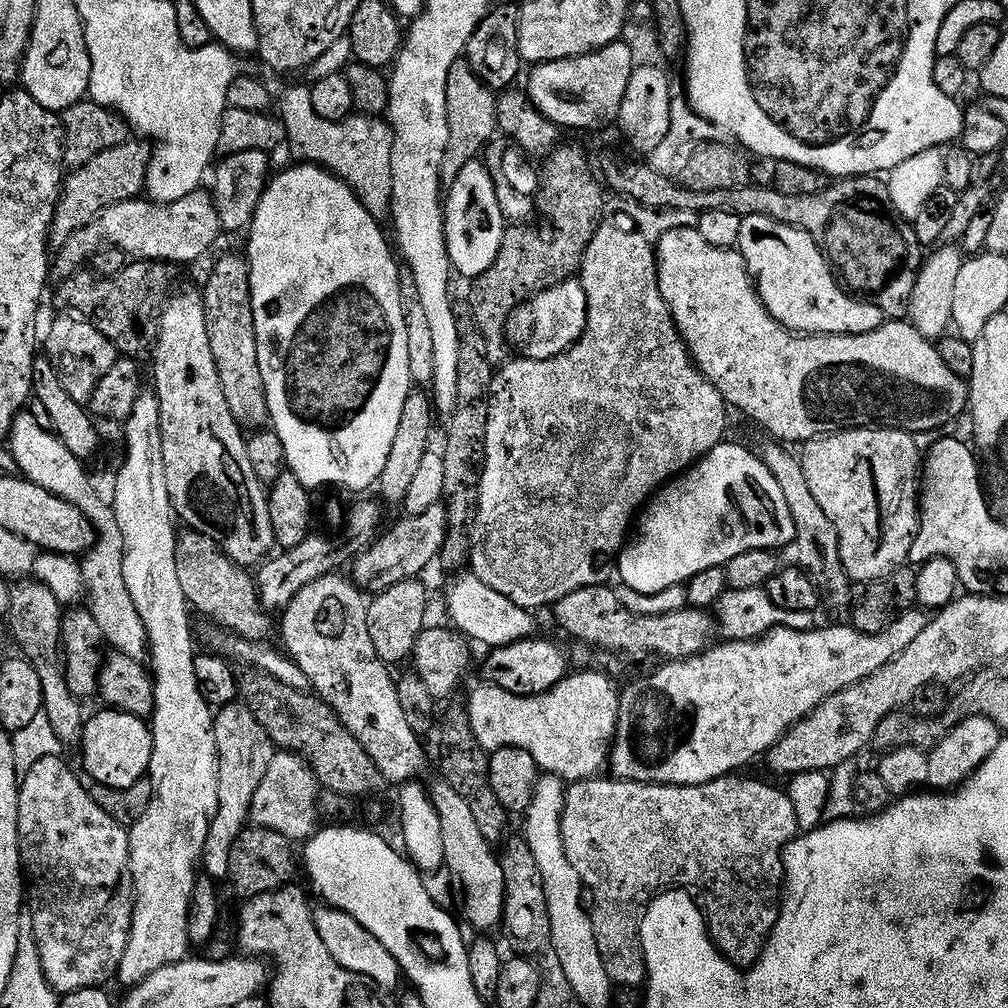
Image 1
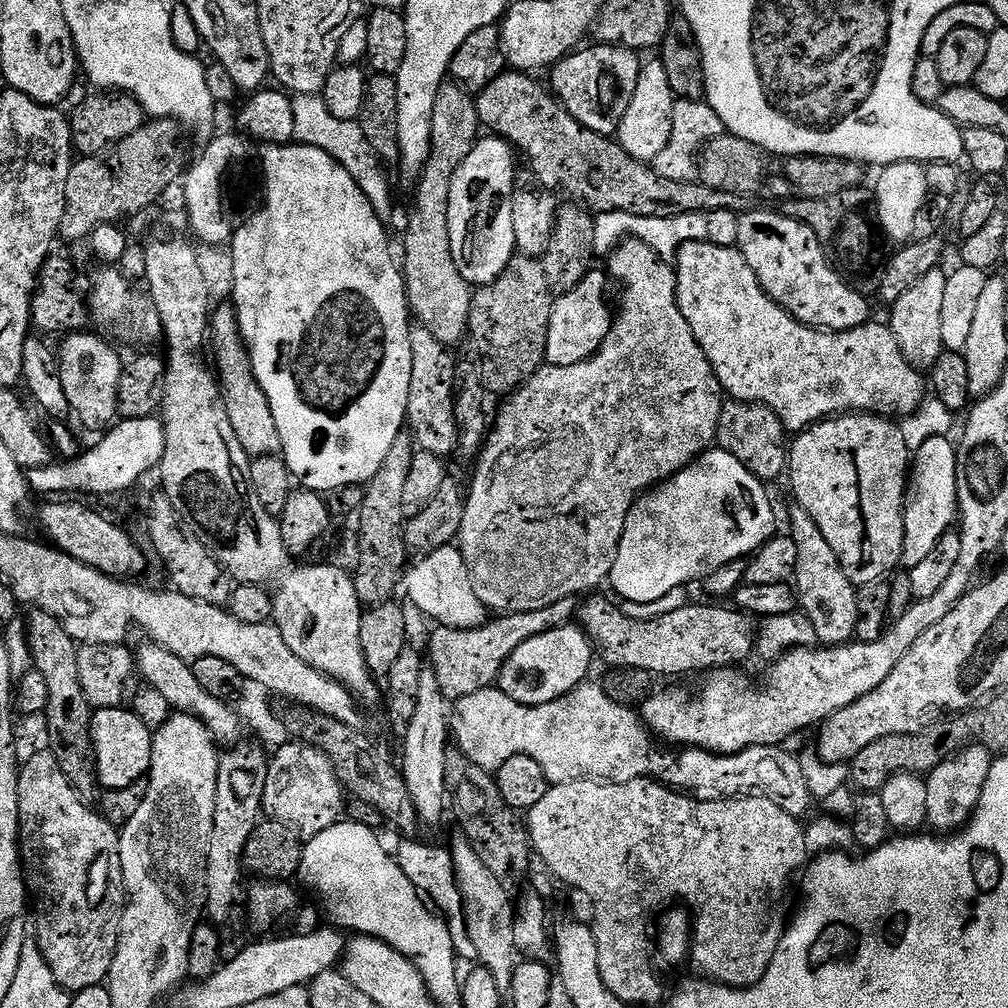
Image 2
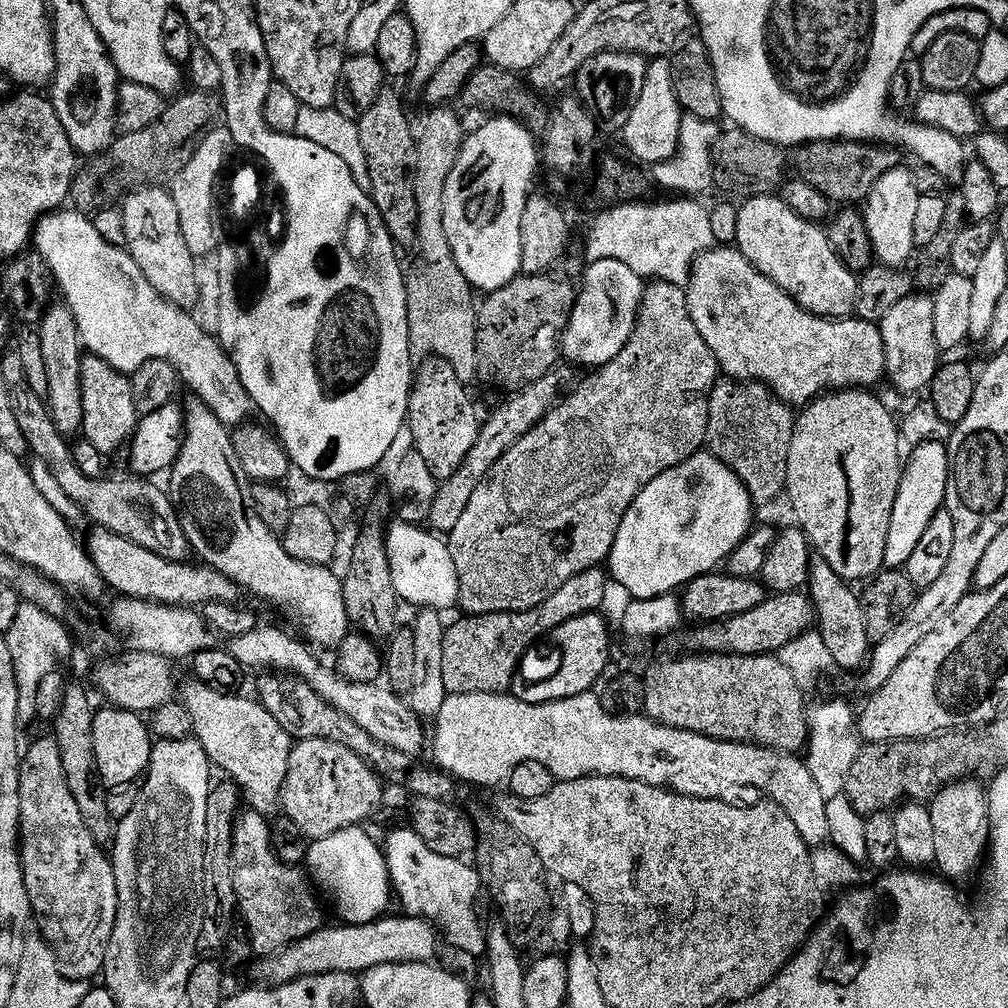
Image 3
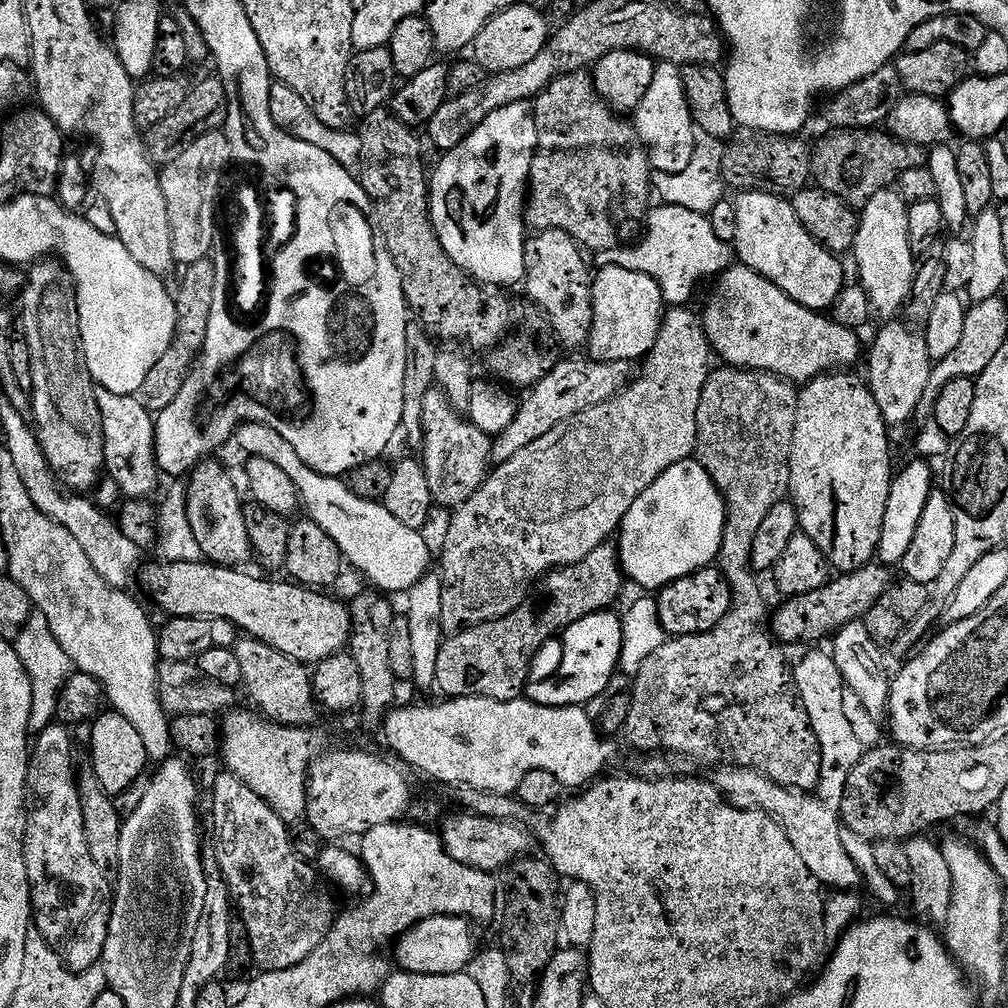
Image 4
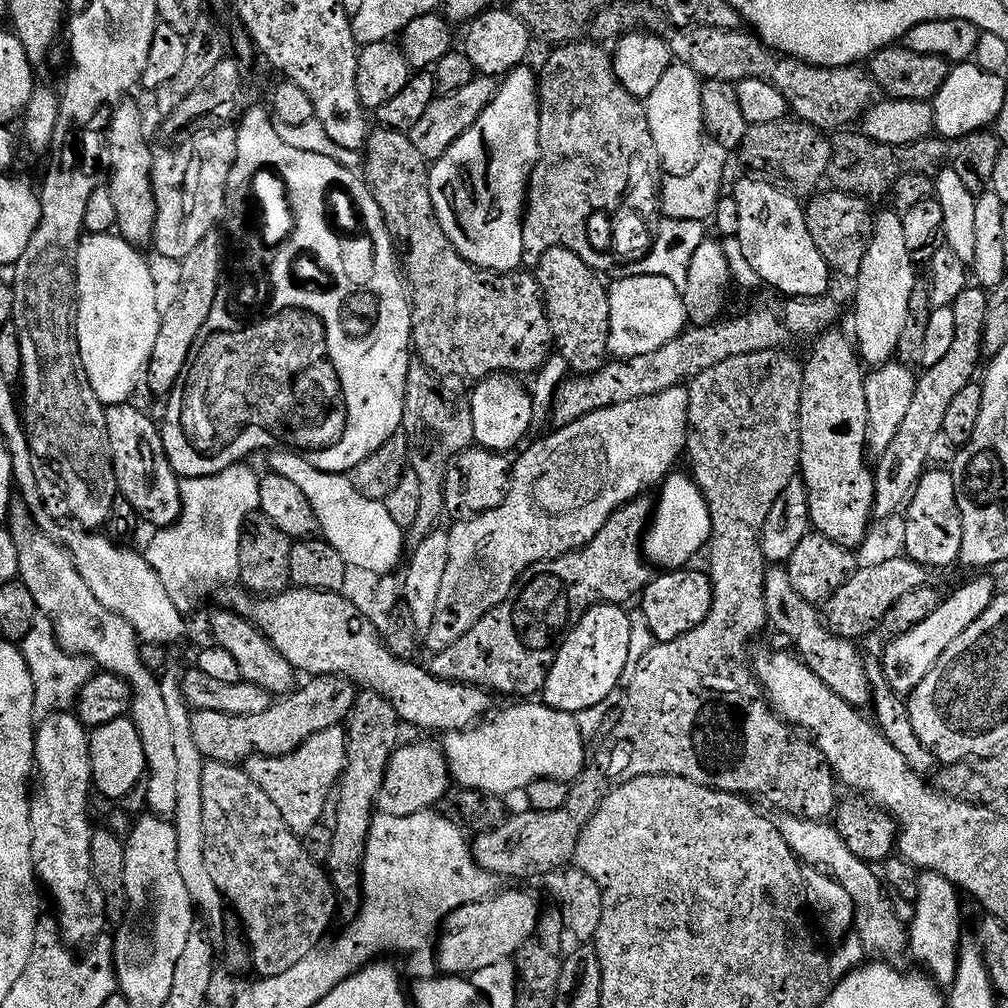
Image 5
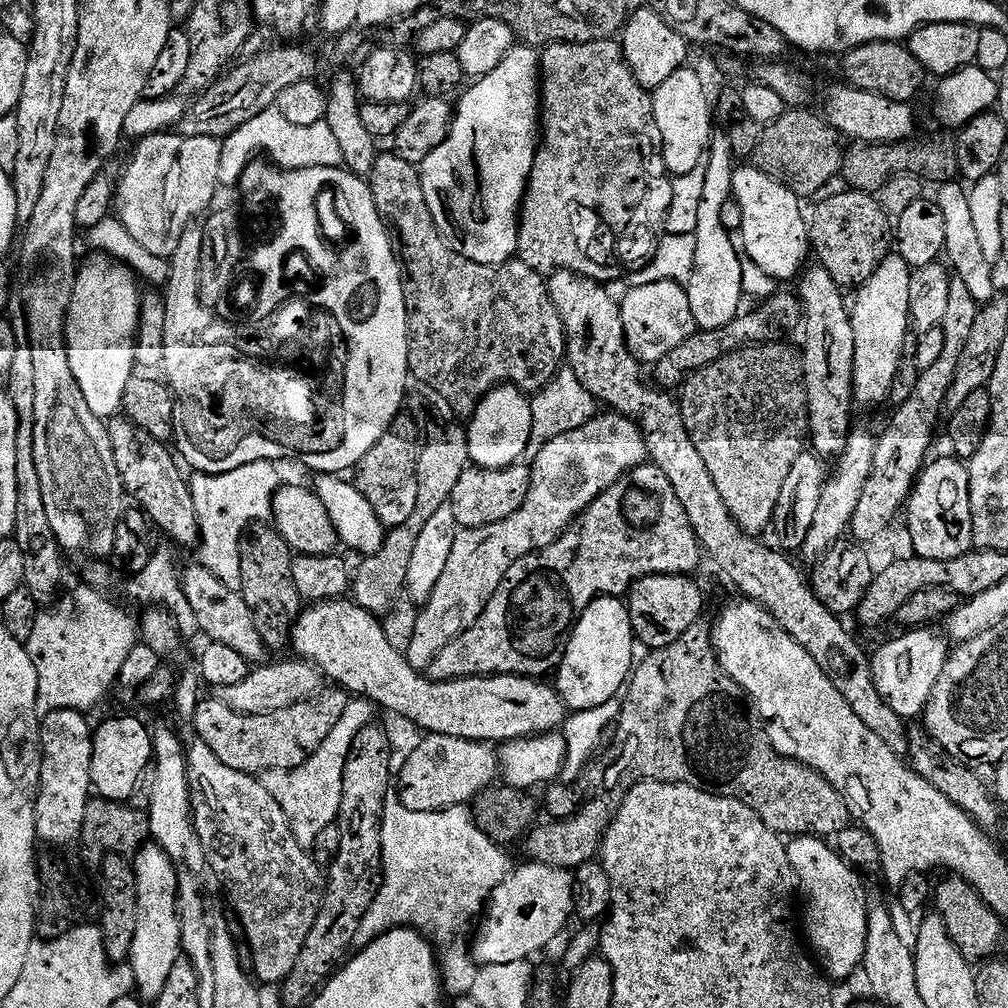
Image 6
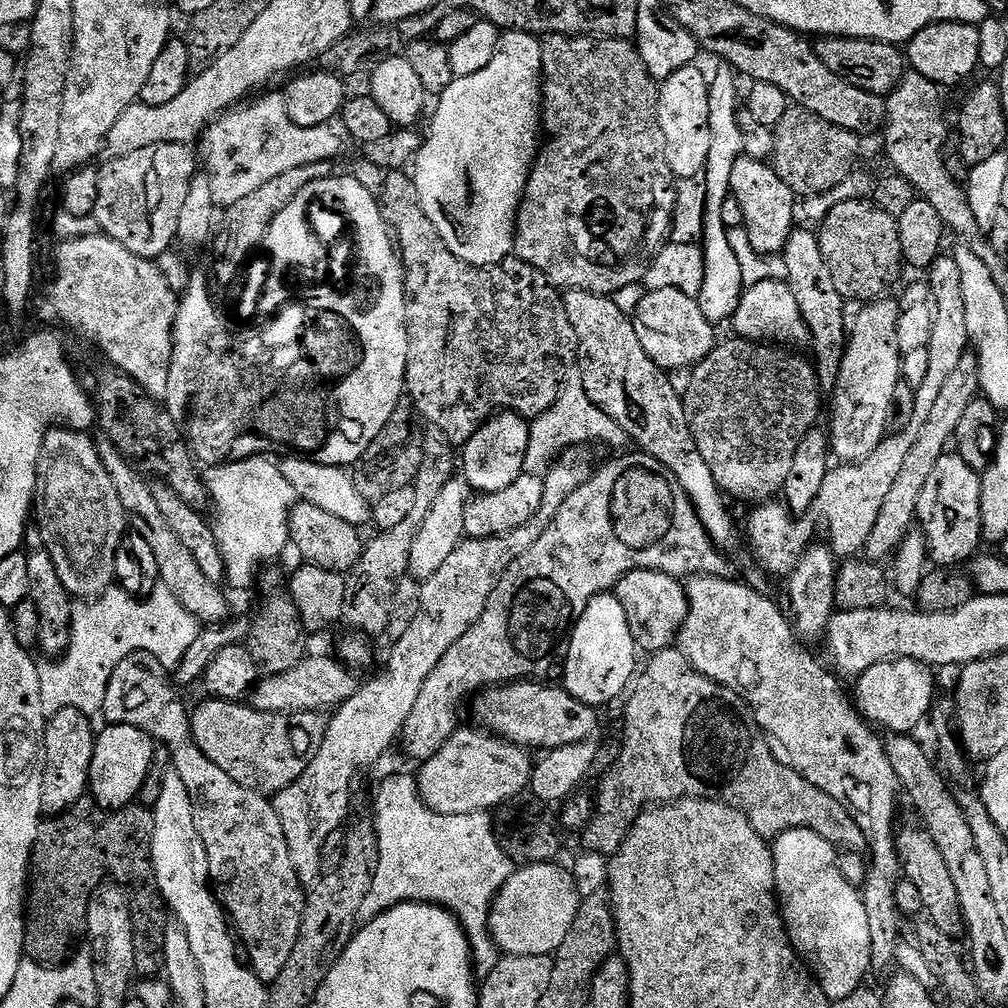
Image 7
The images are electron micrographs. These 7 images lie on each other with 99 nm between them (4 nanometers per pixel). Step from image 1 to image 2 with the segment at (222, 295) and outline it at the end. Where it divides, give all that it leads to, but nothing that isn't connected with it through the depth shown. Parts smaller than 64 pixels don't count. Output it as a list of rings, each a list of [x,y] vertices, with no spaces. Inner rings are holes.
[[[224,302],[215,309],[210,320],[210,352],[216,355],[220,391],[224,394],[226,414],[230,414],[230,426],[242,442],[242,450],[250,458],[275,456],[280,452],[280,435],[274,422],[274,410],[270,410],[269,393],[262,390],[252,369],[252,359],[240,333],[240,323],[235,307]]]

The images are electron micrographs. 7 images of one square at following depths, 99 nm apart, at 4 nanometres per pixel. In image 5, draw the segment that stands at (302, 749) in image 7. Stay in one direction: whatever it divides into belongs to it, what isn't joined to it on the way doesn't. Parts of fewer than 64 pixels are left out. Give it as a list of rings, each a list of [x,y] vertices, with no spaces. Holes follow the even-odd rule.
[[[314,676],[307,682],[304,689],[277,699],[262,714],[235,716],[218,714],[218,710],[193,711],[190,731],[205,761],[240,766],[251,756],[284,756],[298,750],[314,734],[341,727],[356,705],[357,685],[347,676]]]

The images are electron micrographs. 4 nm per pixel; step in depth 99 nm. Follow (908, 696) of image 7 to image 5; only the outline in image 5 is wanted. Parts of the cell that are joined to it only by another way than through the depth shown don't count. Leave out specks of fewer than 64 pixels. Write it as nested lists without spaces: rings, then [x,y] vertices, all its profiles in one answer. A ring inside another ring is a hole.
[[[991,575],[977,576],[980,577],[970,581],[969,584],[962,585],[957,592],[952,592],[949,596],[947,593],[941,599],[938,610],[934,610],[934,614],[930,614],[930,618],[926,618],[926,622],[918,622],[918,626],[914,626],[914,630],[906,630],[906,634],[887,641],[888,649],[882,652],[884,677],[895,692],[911,694],[918,686],[918,682],[922,682],[922,678],[926,678],[926,674],[930,674],[934,662],[938,662],[938,658],[942,658],[942,654],[946,654],[950,642],[954,642],[954,638],[958,638],[958,634],[962,634],[969,626],[974,626],[974,622],[978,622],[978,618],[982,618],[982,614],[986,614],[986,610],[998,595],[998,584],[995,579],[991,580],[988,577]]]

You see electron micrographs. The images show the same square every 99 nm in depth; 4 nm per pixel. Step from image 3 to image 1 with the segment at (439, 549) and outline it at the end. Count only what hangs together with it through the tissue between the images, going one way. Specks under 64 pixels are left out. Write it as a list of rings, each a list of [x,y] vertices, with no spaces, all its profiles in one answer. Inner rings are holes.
[[[470,570],[461,571],[457,576],[460,577],[448,588],[448,612],[452,615],[451,623],[469,641],[477,640],[493,649],[529,639],[535,633],[532,631],[536,624],[532,621],[533,613],[529,609],[510,602],[510,598],[498,594],[498,590],[490,590],[490,586],[486,586],[486,582],[479,580]]]

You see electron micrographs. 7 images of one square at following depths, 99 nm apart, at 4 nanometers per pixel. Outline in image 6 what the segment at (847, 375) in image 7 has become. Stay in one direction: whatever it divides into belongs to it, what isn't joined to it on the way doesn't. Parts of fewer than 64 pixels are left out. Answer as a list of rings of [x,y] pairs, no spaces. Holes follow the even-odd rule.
[[[889,254],[876,273],[861,284],[851,305],[854,330],[854,390],[855,403],[880,404],[889,399],[891,384],[896,381],[904,344],[910,340],[910,278],[913,269],[899,254]]]

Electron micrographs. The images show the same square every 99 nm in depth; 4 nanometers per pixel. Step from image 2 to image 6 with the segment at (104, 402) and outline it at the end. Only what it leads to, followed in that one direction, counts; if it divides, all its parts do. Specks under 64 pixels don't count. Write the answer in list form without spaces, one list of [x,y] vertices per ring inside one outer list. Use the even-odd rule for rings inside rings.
[[[131,420],[107,421],[110,446],[114,446],[114,462],[124,483],[124,491],[137,500],[138,508],[160,532],[165,532],[176,544],[192,549],[200,544],[198,512],[191,497],[189,481],[180,473],[181,465],[163,440],[156,440],[146,430],[137,428]]]

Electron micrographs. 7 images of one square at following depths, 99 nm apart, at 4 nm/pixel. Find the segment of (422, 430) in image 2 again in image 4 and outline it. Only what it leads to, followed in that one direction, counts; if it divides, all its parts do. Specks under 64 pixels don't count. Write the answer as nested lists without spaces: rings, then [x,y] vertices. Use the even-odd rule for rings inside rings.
[[[433,386],[422,402],[424,447],[422,463],[430,484],[433,505],[447,510],[460,508],[488,479],[492,464],[493,437],[478,430],[467,415],[458,413],[457,405],[448,399],[448,393]]]

